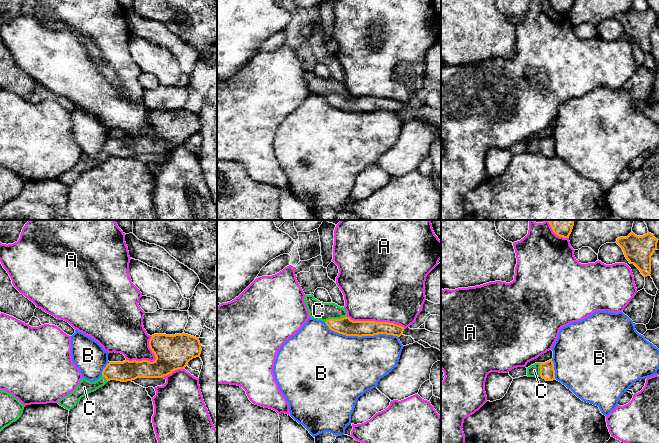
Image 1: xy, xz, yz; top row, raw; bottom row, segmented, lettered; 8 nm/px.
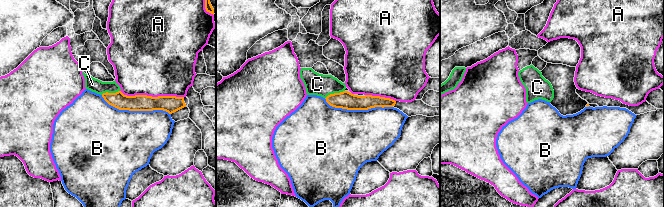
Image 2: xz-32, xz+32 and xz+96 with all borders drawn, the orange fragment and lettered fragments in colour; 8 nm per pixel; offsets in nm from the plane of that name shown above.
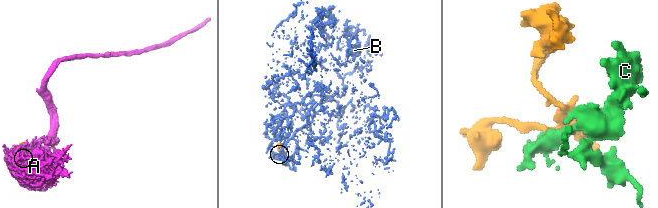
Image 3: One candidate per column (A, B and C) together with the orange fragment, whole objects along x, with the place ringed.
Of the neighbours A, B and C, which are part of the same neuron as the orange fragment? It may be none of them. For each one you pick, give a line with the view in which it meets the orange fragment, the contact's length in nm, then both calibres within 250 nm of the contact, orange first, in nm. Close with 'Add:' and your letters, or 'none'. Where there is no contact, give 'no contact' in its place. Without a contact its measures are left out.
C: xz | 190 nm | 140/150 nm
Add: C

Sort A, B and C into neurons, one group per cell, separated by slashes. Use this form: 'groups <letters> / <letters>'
groups A / B / C

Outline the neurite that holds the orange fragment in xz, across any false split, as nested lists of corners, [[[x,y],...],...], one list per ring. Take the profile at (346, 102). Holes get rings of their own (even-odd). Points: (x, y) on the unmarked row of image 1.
[[[305,71],[304,78],[310,94],[324,97],[330,106],[346,112],[386,110],[400,113],[405,105],[389,98],[353,97],[343,83],[335,79],[320,78],[313,71]]]

